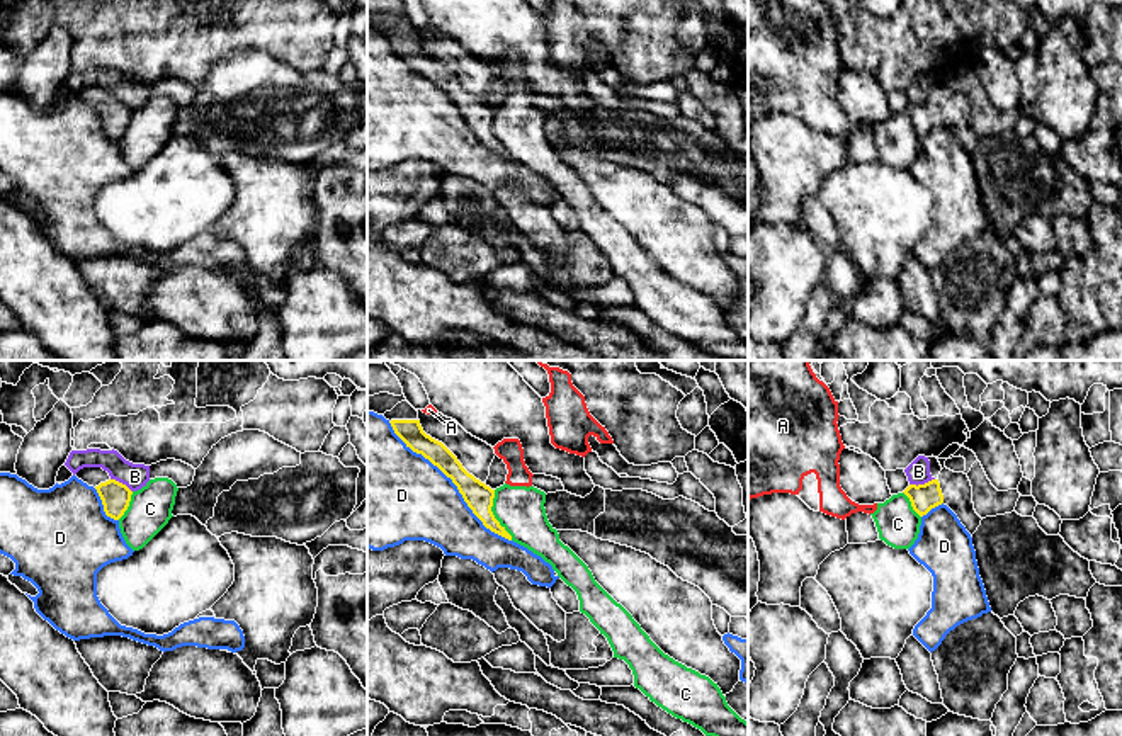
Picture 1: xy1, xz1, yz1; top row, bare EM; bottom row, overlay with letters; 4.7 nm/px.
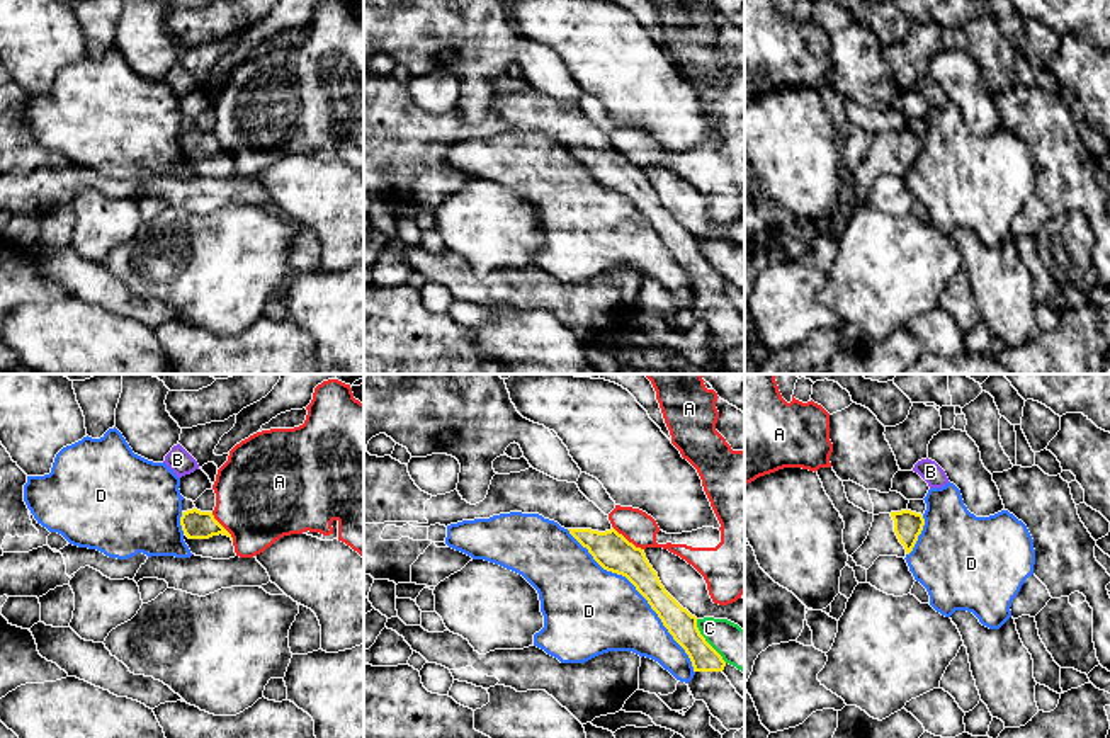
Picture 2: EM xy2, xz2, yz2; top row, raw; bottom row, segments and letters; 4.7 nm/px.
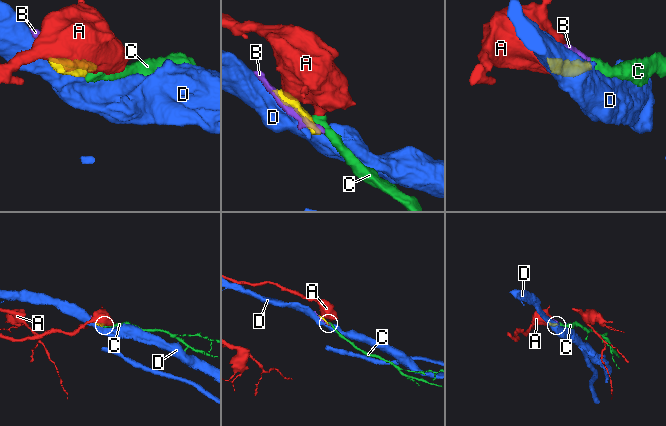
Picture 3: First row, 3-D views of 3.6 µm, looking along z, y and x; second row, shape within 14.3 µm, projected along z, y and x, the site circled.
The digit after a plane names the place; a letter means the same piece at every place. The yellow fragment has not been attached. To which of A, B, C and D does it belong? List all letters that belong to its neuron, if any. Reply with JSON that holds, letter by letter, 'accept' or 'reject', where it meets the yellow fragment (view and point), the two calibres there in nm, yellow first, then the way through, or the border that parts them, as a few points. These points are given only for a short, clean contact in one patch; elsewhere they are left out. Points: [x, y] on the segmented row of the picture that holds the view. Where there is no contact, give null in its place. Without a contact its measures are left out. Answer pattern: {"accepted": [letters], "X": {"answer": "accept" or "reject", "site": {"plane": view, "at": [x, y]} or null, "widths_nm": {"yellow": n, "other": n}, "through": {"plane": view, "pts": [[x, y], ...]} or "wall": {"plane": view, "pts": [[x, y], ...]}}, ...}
{"accepted": [], "A": {"answer": "reject", "site": {"plane": "xz2", "at": [626, 539]}, "widths_nm": {"yellow": 180, "other": 160}, "wall": {"plane": "xz2", "pts": [[612, 526], [643, 550]]}}, "B": {"answer": "reject", "site": {"plane": "yz1", "at": [922, 485]}, "widths_nm": {"yellow": 130, "other": 110}, "wall": {"plane": "yz1", "pts": [[934, 478], [910, 485]]}}, "C": {"answer": "reject", "site": {"plane": "xz1", "at": [493, 515]}, "widths_nm": {"yellow": 130, "other": 220}, "wall": {"plane": "xz1", "pts": [[493, 490], [492, 514], [512, 539]]}}, "D": {"answer": "reject", "site": {"plane": "xz2", "at": [641, 594]}, "widths_nm": {"yellow": 180, "other": 420}}}

